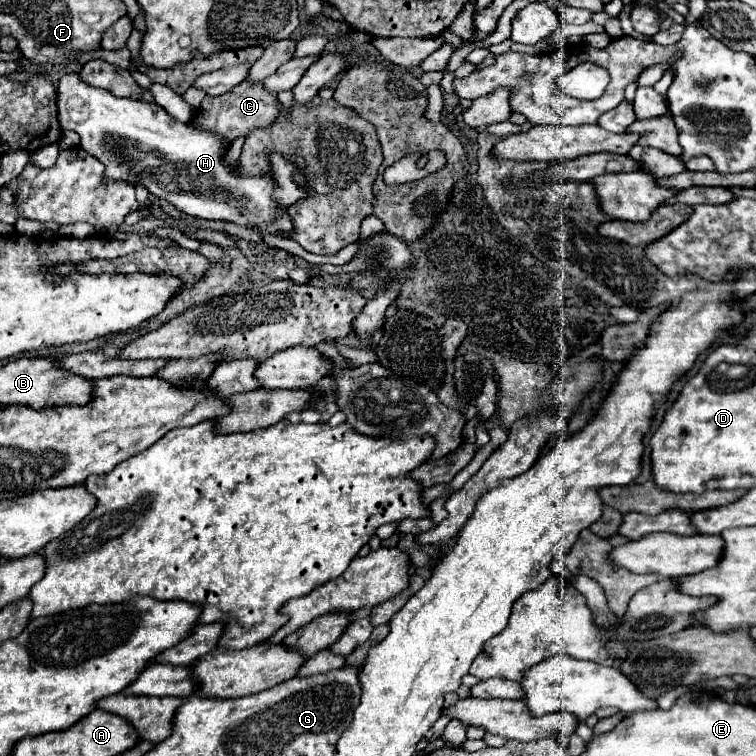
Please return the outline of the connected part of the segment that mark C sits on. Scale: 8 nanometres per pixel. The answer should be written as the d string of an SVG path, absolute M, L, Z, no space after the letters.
M242 81L240 85L236 85L234 89L230 89L226 95L220 95L220 97L210 97L206 95L198 107L198 113L194 117L194 127L198 129L208 129L208 131L214 131L214 133L220 133L224 135L230 143L234 139L238 139L240 135L248 135L250 127L266 127L270 125L276 115L276 95L272 93L266 93L264 89L264 83L258 81L258 83L250 83L250 81Z

